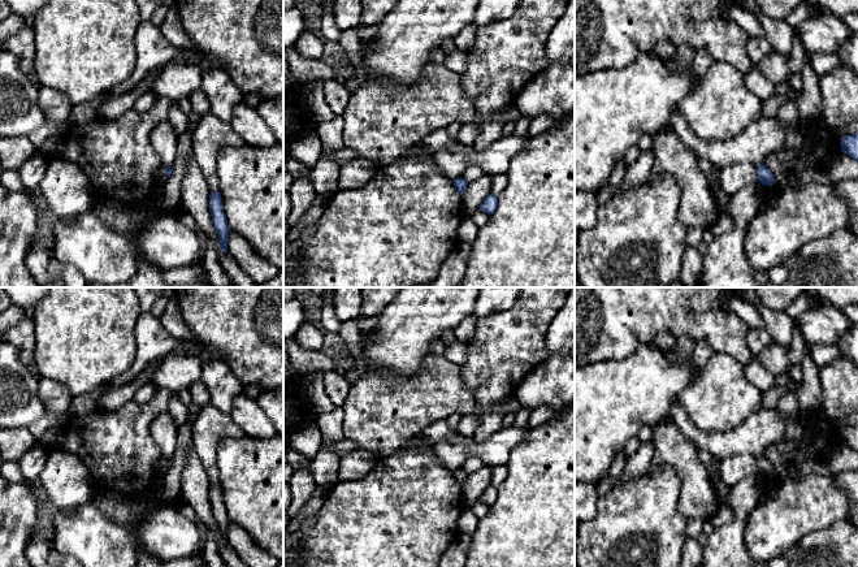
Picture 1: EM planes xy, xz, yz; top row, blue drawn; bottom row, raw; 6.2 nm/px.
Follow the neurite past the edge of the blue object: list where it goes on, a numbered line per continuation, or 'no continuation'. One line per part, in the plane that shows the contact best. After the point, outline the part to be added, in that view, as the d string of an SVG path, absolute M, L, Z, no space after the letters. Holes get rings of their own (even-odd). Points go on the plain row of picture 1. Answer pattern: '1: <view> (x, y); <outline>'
no continuation

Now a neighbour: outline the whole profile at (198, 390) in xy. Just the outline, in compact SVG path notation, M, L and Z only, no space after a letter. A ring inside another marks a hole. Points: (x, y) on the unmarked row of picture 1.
M200 380L196 382L192 382L187 390L194 403L200 408L211 404L208 389Z

